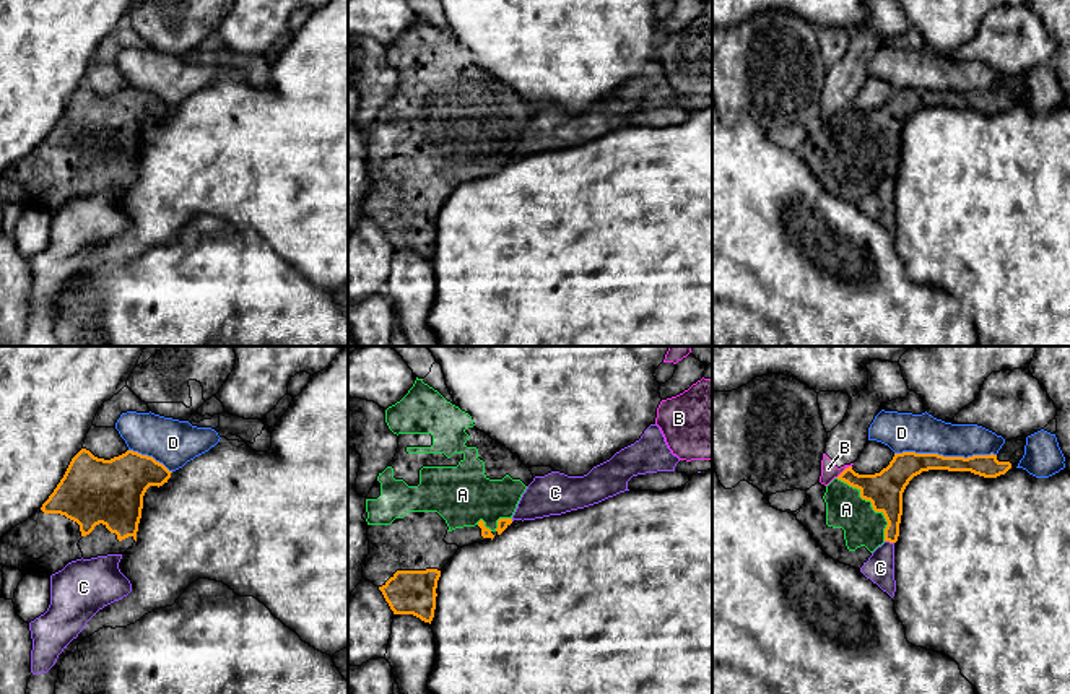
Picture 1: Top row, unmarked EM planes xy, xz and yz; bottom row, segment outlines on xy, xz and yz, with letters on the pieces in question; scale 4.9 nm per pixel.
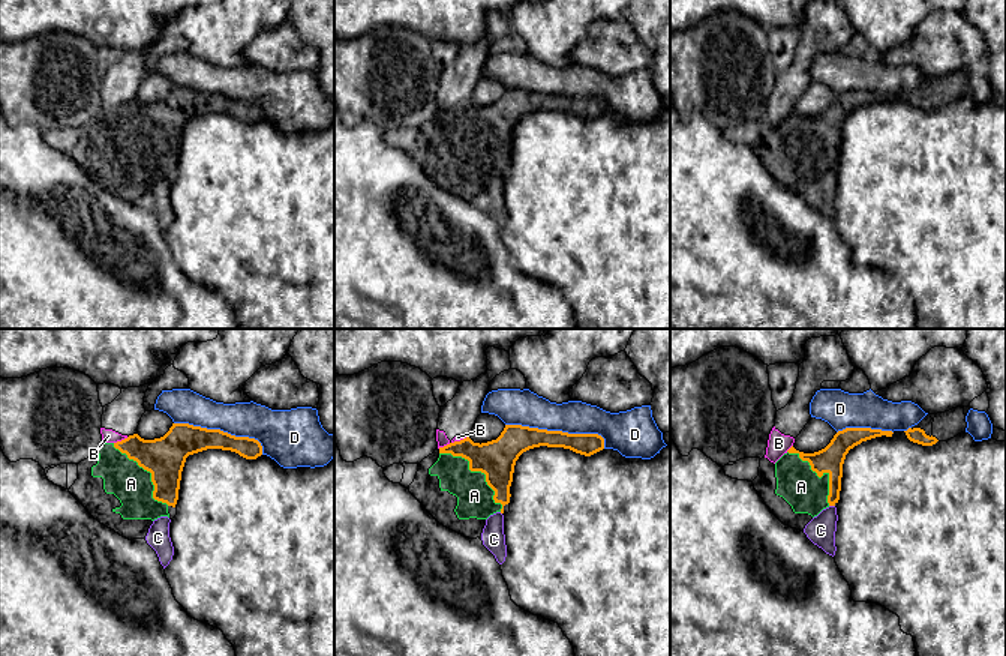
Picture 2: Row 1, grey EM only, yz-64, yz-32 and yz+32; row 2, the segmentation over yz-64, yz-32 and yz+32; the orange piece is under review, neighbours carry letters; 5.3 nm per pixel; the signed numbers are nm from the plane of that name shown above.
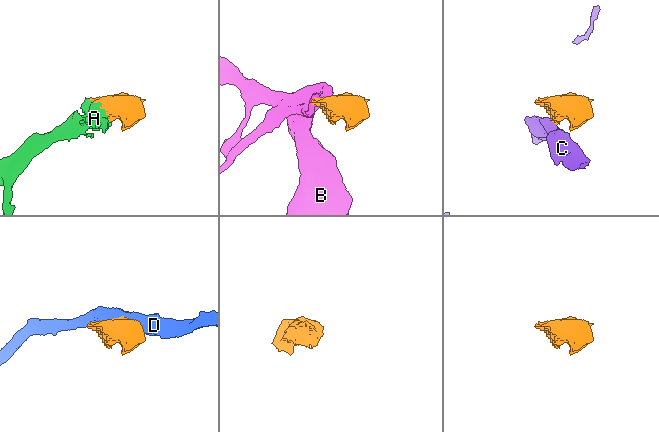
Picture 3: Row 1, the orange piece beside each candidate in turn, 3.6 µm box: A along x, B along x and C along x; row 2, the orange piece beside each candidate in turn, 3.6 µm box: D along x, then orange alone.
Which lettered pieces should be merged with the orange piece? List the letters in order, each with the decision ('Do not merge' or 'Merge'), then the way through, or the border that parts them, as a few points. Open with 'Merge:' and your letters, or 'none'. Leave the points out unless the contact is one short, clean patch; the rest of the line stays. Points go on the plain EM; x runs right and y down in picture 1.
Merge: A
A: Merge
B: Do not merge. Boundary: yz (851, 101), (836, 112)
C: Do not merge. Boundary: yz (885, 176), (893, 179)
D: Do not merge

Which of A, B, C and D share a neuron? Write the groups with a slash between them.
A / B / C / D

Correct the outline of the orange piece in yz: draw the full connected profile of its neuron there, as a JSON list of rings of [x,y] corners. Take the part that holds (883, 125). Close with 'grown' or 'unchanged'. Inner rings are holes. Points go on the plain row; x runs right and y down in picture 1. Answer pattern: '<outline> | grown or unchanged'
[[[1026,73],[1005,76],[997,91],[943,93],[938,89],[894,89],[886,104],[875,111],[859,111],[846,104],[828,122],[816,119],[807,125],[807,135],[797,156],[834,197],[860,205],[885,177],[896,179],[903,151],[903,128],[909,117],[929,106],[971,107],[984,114],[997,114],[1013,107],[1024,91]]] | grown

